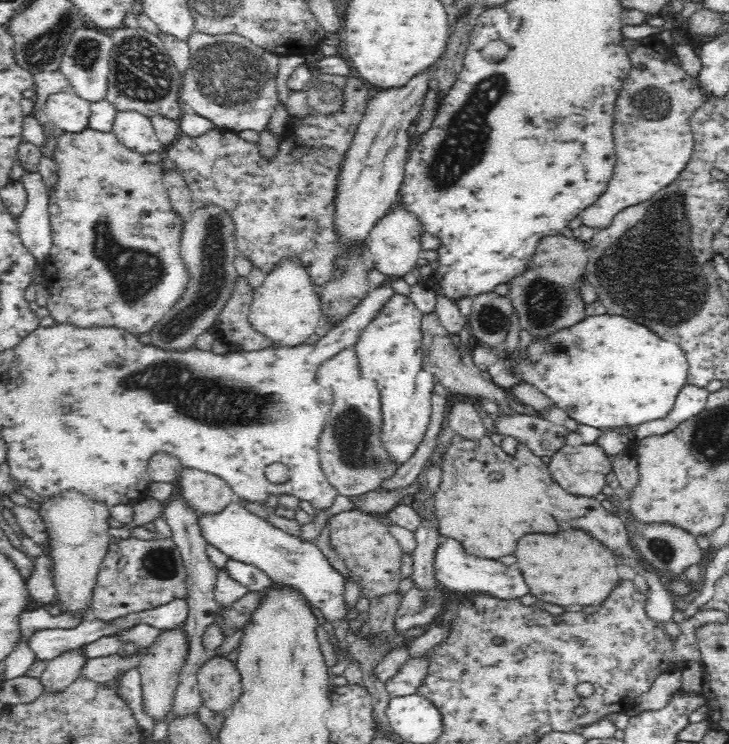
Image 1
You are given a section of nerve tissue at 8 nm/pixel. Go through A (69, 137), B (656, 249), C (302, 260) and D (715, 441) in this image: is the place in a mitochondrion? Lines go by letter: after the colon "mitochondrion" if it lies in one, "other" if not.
A: other
B: mitochondrion
C: other
D: mitochondrion

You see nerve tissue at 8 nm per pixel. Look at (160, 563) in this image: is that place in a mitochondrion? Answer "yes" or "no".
yes

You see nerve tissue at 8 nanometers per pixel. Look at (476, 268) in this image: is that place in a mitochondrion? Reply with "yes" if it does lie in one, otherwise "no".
no

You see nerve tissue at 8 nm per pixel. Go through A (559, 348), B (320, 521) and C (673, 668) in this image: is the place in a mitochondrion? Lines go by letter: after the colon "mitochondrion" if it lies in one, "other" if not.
A: mitochondrion
B: other
C: other

